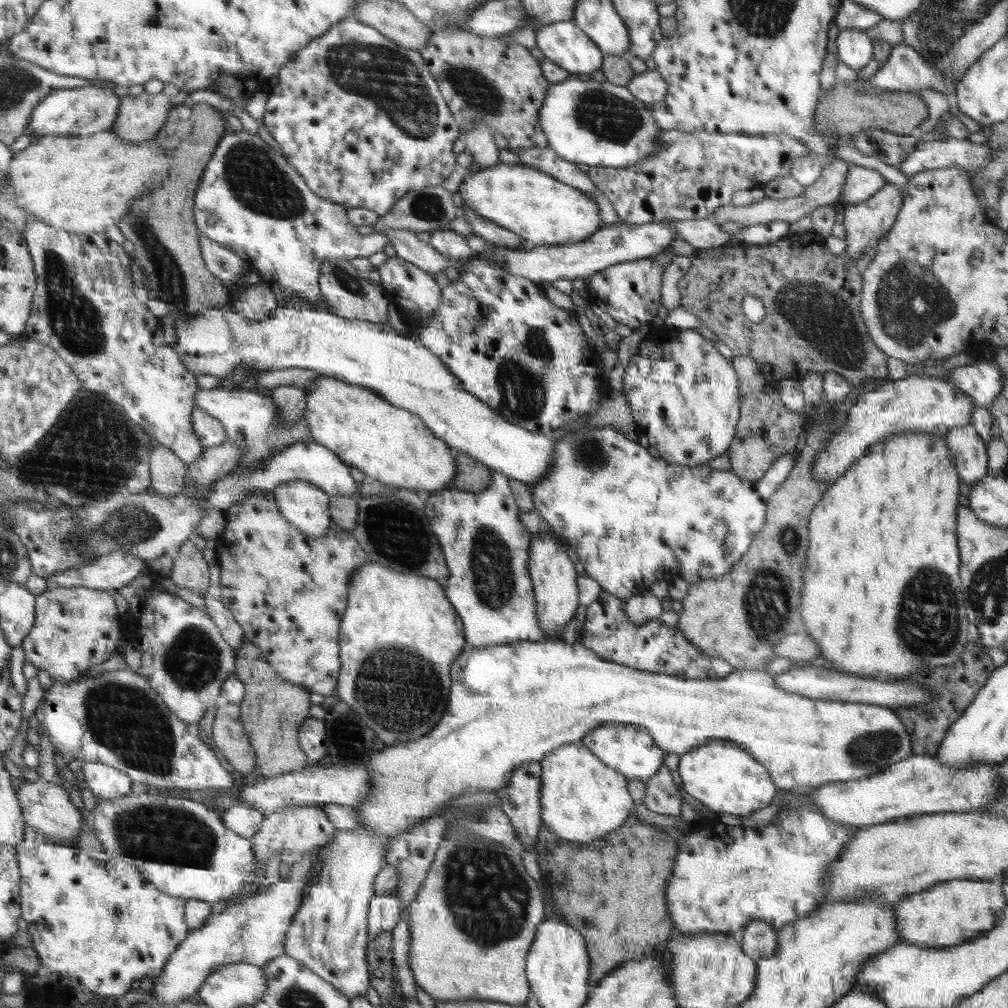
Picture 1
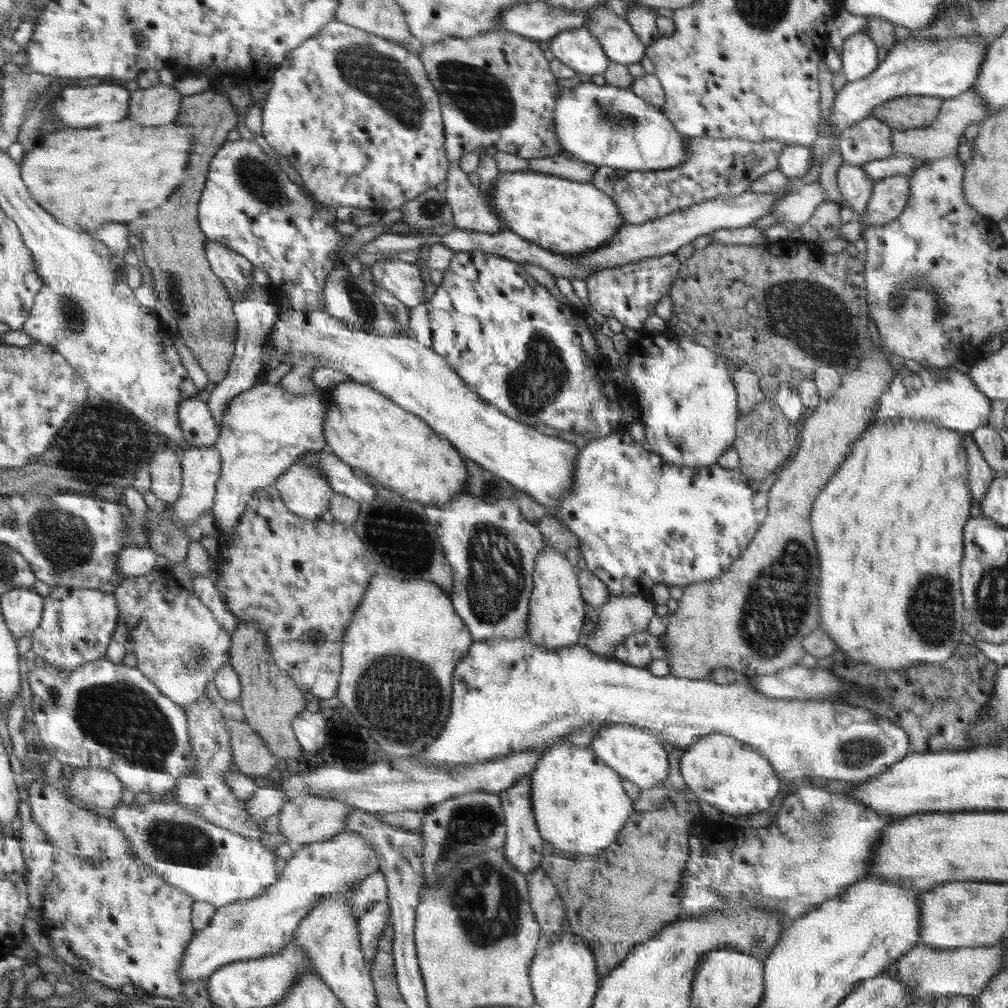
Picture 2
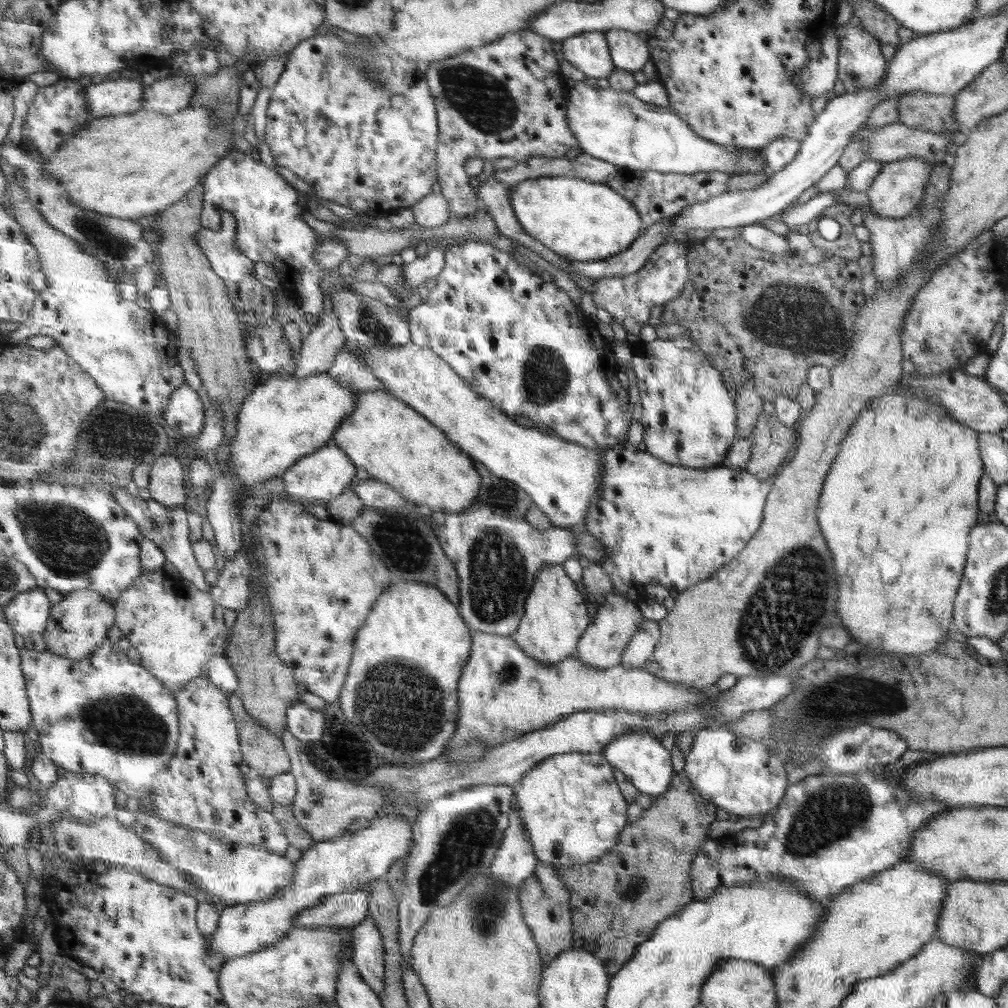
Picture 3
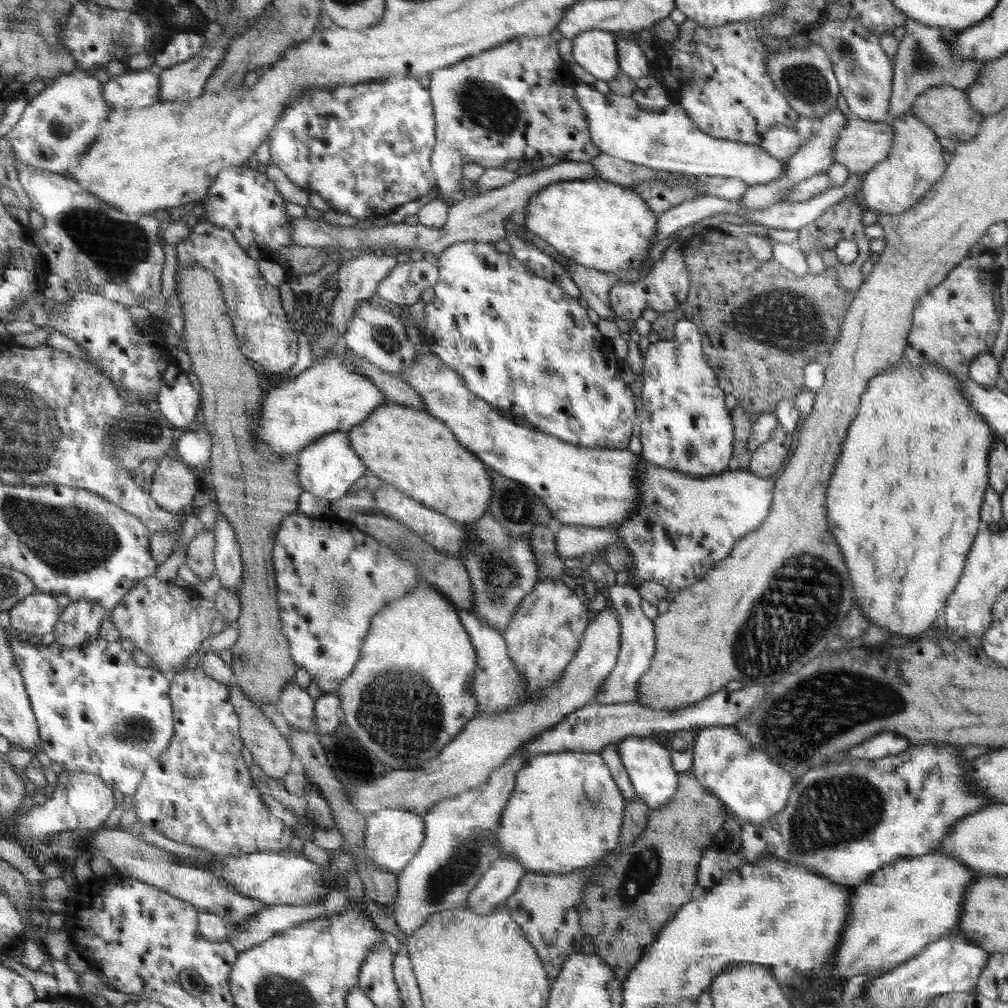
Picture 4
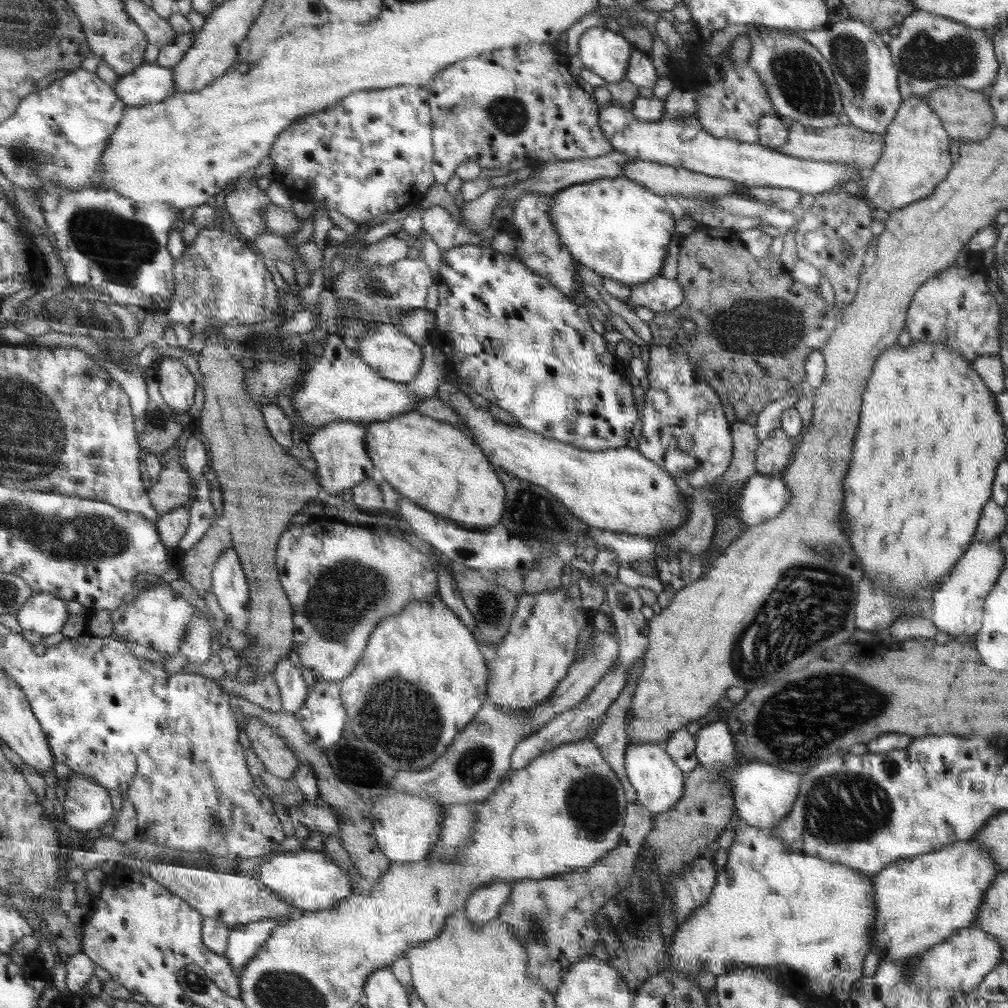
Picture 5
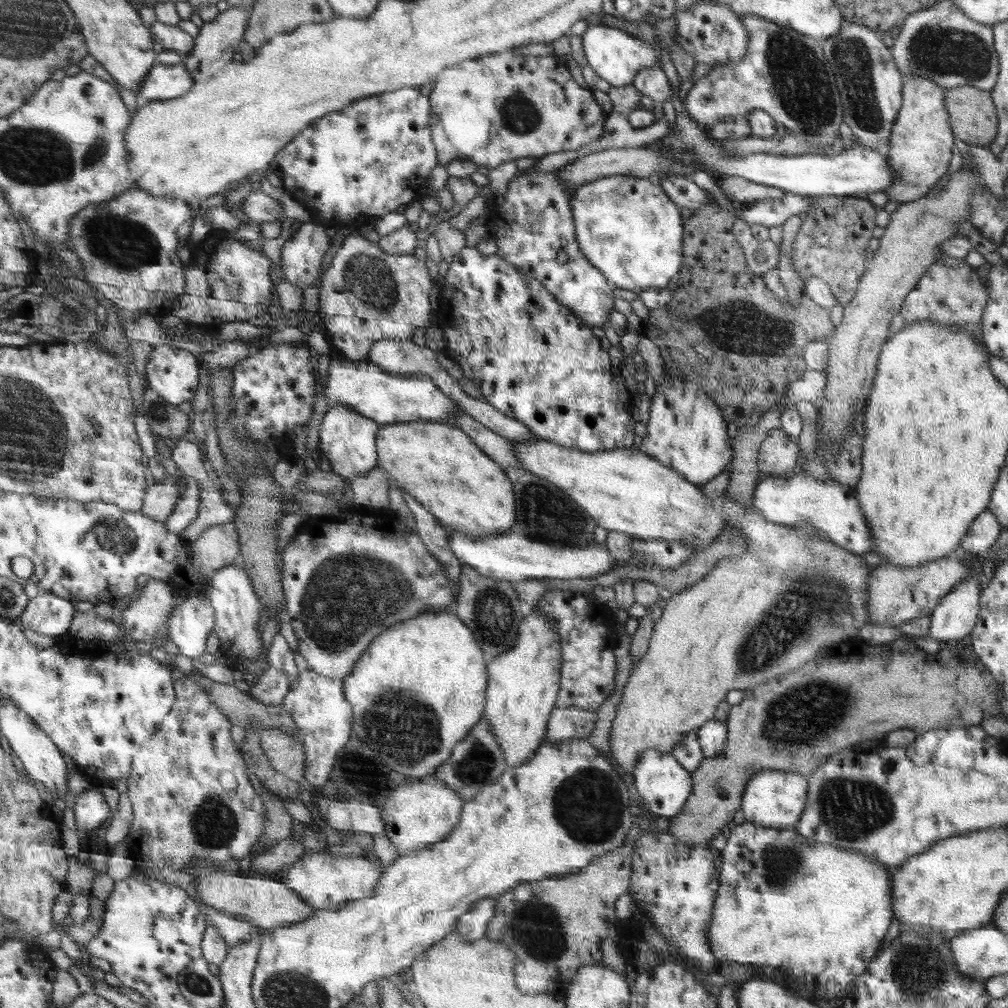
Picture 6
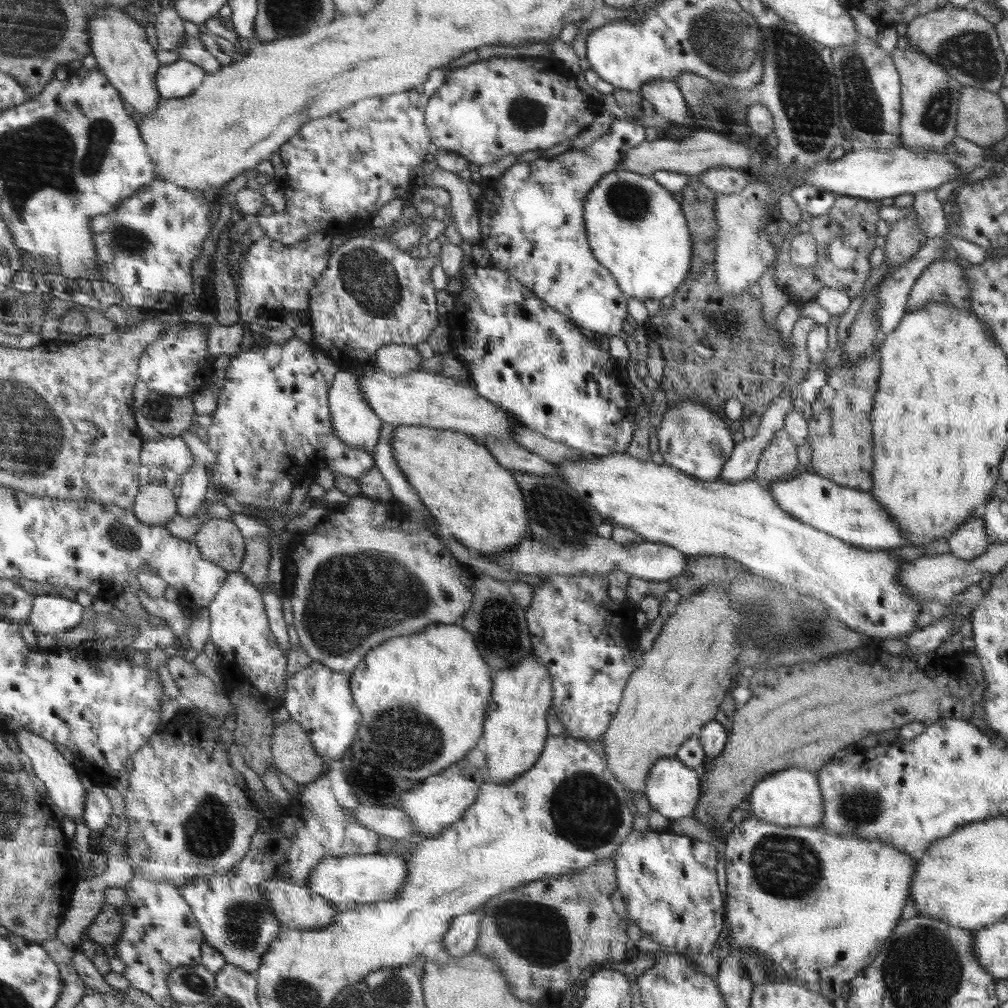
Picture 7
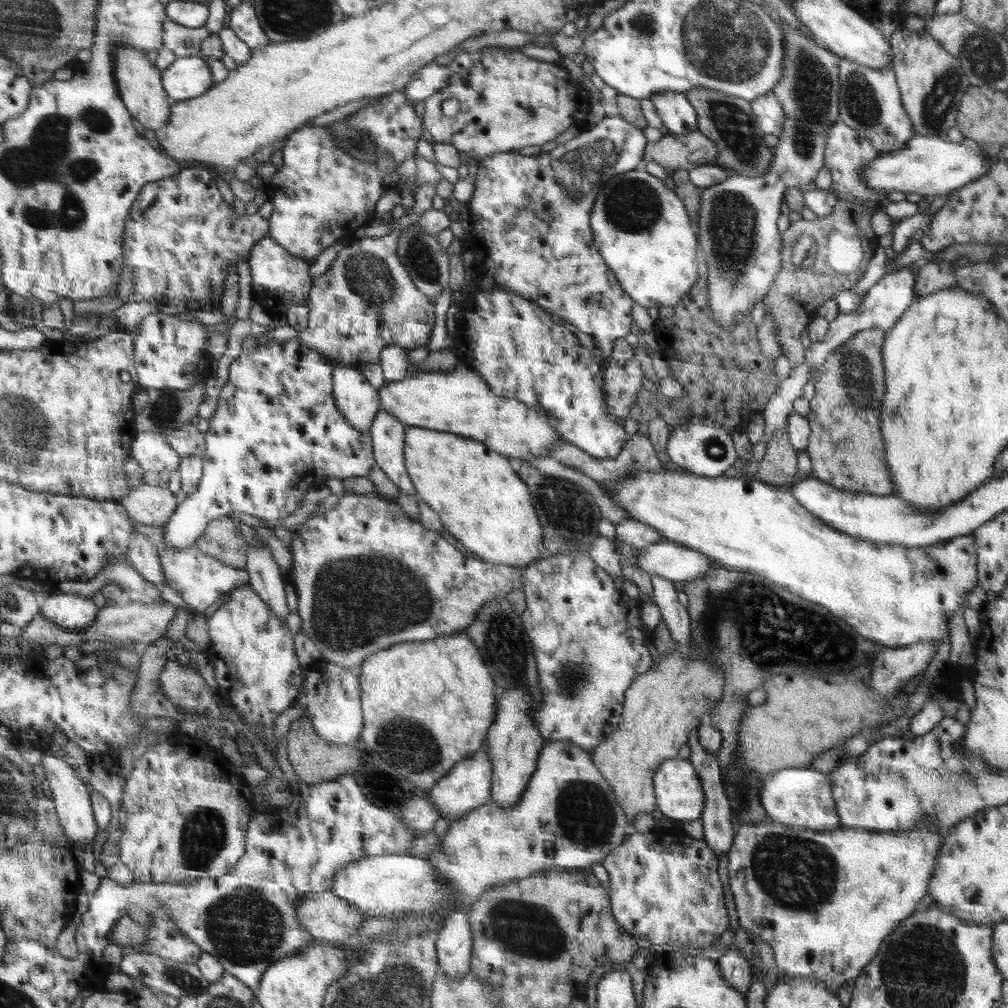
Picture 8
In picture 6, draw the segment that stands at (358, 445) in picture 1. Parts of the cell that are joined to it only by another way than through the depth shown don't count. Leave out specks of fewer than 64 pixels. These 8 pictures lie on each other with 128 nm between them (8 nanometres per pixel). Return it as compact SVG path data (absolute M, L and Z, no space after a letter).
M412 421L405 423L384 424L379 432L379 440L376 442L378 448L378 466L382 467L393 479L395 486L401 486L403 492L411 494L424 508L427 508L439 521L439 524L448 531L461 532L471 537L496 537L512 529L516 522L516 503L510 479L503 473L502 466L493 460L478 444L466 435L458 427L438 421Z

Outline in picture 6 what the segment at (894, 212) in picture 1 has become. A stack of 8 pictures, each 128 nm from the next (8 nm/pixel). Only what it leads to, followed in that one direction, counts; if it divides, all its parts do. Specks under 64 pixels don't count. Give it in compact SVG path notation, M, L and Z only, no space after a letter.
M923 75L905 76L903 108L895 118L888 142L887 158L891 166L899 171L895 184L885 190L891 201L911 203L918 201L948 172L954 146L954 130L950 113L946 109L947 89L939 86L934 79Z

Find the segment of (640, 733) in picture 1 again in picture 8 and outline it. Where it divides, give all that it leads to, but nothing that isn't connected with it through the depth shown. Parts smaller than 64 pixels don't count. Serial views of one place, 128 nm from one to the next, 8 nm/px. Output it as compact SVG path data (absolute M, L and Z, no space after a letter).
M676 757L664 761L655 774L654 788L655 795L658 796L657 808L667 820L682 822L702 817L706 808L706 792L703 791L696 766L688 759Z

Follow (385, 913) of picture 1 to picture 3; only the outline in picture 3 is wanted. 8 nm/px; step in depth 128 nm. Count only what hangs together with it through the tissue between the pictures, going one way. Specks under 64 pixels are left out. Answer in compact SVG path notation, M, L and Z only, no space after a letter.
M368 917L354 930L353 961L360 974L378 995L384 988L384 945L373 920Z

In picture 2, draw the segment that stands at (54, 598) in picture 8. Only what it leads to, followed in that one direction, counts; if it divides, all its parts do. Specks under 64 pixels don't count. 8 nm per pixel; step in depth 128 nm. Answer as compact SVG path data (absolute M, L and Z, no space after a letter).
M15 588L1 598L7 623L17 639L30 637L43 624L47 599L34 588Z

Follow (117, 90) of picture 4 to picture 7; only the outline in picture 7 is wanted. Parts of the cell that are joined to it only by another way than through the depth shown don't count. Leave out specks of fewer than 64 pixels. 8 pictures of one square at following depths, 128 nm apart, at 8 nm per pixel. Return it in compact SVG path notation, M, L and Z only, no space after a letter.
M181 58L159 70L160 95L164 96L164 100L192 96L204 84L208 75L209 72L199 63Z

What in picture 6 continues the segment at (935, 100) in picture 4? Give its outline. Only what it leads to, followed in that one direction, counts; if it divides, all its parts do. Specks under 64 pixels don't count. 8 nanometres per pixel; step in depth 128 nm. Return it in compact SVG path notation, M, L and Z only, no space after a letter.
M966 85L947 89L946 109L956 138L988 148L998 136L999 117L990 91Z

